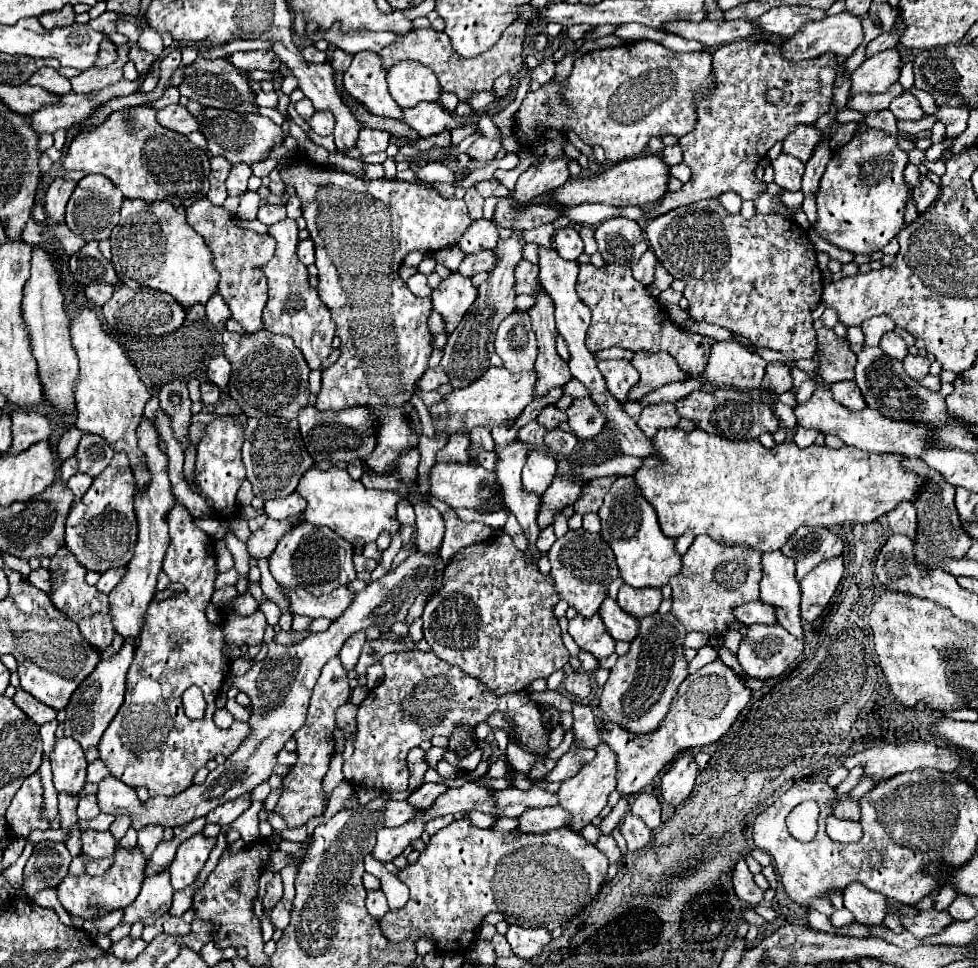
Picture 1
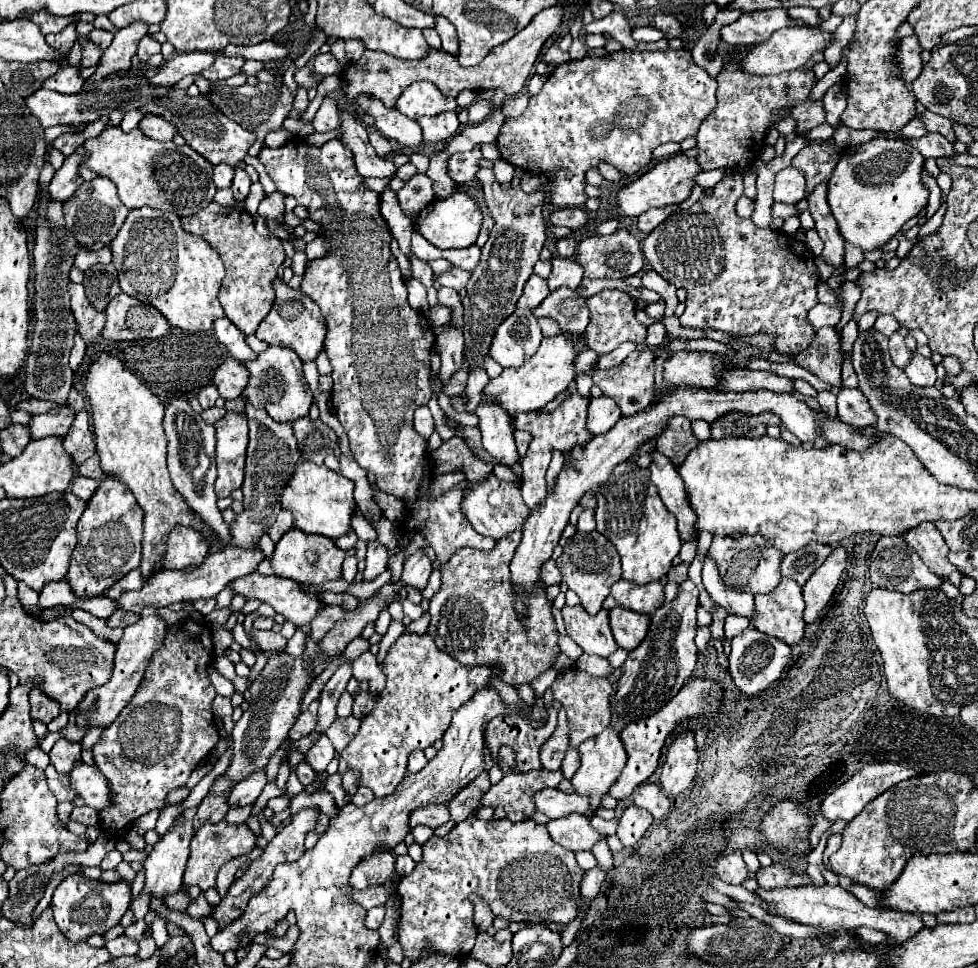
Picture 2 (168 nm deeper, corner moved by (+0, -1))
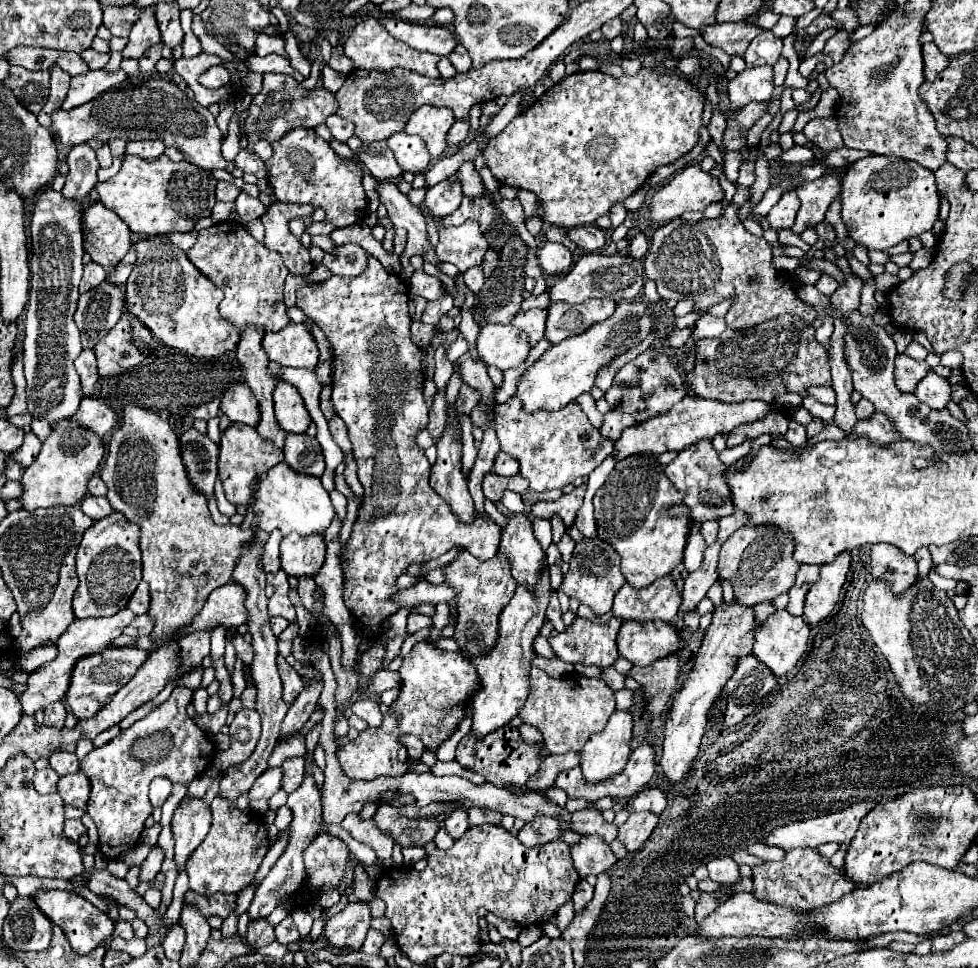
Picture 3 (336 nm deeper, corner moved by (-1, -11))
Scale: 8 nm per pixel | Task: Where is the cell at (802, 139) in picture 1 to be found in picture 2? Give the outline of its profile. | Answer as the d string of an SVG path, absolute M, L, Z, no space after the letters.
M811 141L793 157L793 165L805 173L807 191L811 191L817 183L829 179L839 157L841 149L837 145L829 141Z

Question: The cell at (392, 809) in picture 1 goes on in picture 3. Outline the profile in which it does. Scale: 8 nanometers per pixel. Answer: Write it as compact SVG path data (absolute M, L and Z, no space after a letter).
M456 809L448 819L446 819L446 831L452 839L460 839L468 831L468 813L466 809Z

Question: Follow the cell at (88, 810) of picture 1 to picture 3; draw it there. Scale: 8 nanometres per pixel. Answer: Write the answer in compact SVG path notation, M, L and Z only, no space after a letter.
M68 819L66 825L64 825L64 835L66 835L68 839L72 839L72 841L78 841L84 831L86 831L86 827L82 825L80 819Z

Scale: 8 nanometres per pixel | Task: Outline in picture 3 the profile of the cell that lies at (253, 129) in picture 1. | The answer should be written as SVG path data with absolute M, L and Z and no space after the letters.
M150 79L140 85L124 85L102 93L98 99L88 101L82 107L70 111L60 109L52 117L52 129L58 133L58 141L66 147L74 147L90 139L160 139L166 147L178 149L186 161L194 163L200 169L234 169L234 163L226 163L220 153L222 133L216 125L214 115L206 107L198 105L194 99L184 95L178 89L178 85L166 79Z

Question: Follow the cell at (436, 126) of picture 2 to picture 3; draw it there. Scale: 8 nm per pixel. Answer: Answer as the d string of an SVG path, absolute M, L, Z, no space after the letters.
M456 121L456 123L452 125L448 137L446 137L448 145L460 145L460 143L464 143L464 139L468 137L468 129L470 129L468 121Z

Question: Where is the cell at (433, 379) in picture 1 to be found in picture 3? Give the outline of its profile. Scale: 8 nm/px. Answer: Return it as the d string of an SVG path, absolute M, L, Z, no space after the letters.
M462 385L458 399L456 399L456 409L468 415L472 411L472 407L476 407L478 403L480 403L480 393L468 385Z

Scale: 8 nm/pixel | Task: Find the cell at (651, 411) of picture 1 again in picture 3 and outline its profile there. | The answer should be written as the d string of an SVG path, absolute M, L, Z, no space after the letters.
M698 441L678 453L678 457L666 465L666 475L678 491L686 491L686 505L690 505L690 515L694 521L718 521L734 513L732 491L726 481L726 465L718 459L718 453L712 449L712 441Z

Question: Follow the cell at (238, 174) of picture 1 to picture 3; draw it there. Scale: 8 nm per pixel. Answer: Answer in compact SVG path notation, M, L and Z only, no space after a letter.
M240 193L240 197L236 199L236 209L238 209L244 223L260 219L268 211L266 205L262 205L262 201L258 197L250 197L246 193Z

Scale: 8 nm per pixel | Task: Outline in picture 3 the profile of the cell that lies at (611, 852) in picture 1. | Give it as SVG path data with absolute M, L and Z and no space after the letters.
M580 881L578 885L576 885L576 891L574 891L574 895L572 895L572 901L574 901L574 907L576 907L576 911L578 909L584 909L584 905L586 905L586 901L590 901L590 897L592 897L592 885L588 885L586 881Z

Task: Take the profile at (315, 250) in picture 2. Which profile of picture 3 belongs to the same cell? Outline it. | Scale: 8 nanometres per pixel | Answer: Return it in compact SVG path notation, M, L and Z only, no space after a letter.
M340 245L336 247L336 253L324 255L322 261L334 275L342 275L342 277L354 277L354 275L362 275L368 267L368 255L360 245Z

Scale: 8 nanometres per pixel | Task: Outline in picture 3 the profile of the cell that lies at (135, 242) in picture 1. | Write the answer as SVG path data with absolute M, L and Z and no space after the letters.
M164 237L144 239L136 243L134 249L138 251L138 261L126 281L128 311L138 317L158 341L188 355L212 359L226 351L236 351L240 331L228 319L222 319L218 311L222 291L190 265L186 253Z

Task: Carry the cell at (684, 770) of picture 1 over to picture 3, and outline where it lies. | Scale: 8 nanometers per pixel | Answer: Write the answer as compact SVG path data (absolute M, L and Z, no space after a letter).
M724 601L720 607L714 609L712 625L708 627L702 639L702 647L696 655L694 667L688 673L682 689L676 693L672 709L664 723L664 743L662 743L664 753L660 765L672 783L678 783L690 771L690 765L698 753L700 739L708 721L708 711L714 705L714 701L720 697L728 679L732 677L736 661L752 653L754 633L756 633L756 615L752 607L740 605L738 601L732 603Z

